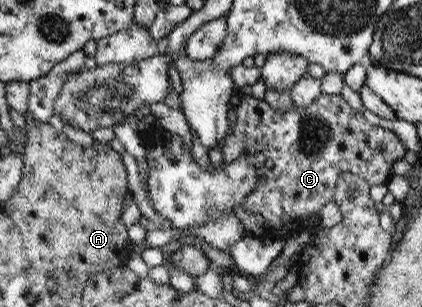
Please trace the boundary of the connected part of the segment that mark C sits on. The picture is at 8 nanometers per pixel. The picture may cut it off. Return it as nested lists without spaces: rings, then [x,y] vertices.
[[[321,94],[310,106],[298,110],[291,107],[286,112],[270,108],[270,104],[266,104],[264,100],[244,95],[237,106],[236,122],[238,123],[235,129],[232,128],[232,134],[221,145],[223,160],[231,162],[242,154],[250,156],[252,166],[258,174],[258,183],[244,197],[241,205],[246,212],[264,218],[266,226],[263,225],[262,228],[268,232],[280,232],[282,222],[293,224],[306,220],[310,214],[318,214],[324,205],[332,201],[340,172],[356,174],[366,179],[370,186],[382,184],[390,176],[392,162],[406,154],[406,145],[396,131],[368,122],[365,116],[354,110],[340,94]]]

